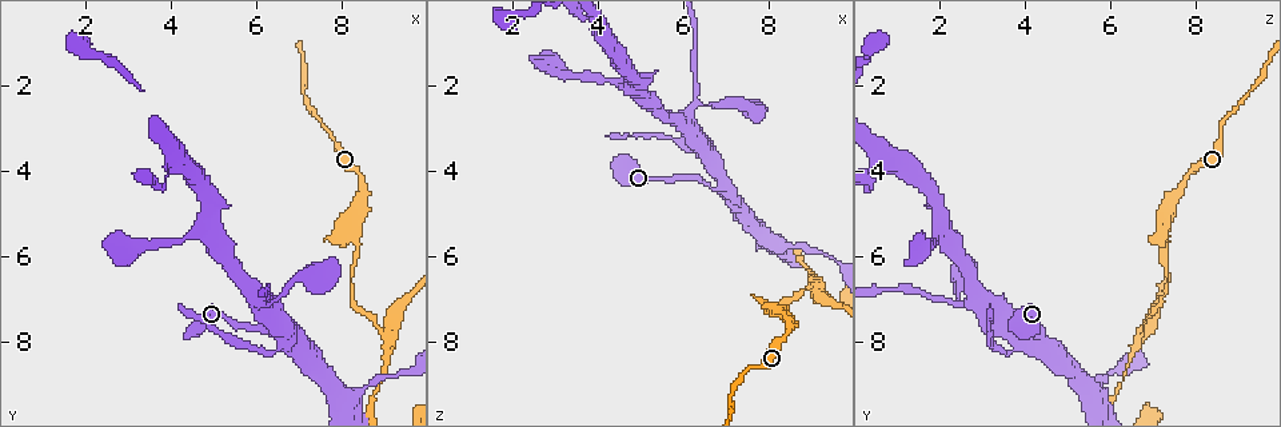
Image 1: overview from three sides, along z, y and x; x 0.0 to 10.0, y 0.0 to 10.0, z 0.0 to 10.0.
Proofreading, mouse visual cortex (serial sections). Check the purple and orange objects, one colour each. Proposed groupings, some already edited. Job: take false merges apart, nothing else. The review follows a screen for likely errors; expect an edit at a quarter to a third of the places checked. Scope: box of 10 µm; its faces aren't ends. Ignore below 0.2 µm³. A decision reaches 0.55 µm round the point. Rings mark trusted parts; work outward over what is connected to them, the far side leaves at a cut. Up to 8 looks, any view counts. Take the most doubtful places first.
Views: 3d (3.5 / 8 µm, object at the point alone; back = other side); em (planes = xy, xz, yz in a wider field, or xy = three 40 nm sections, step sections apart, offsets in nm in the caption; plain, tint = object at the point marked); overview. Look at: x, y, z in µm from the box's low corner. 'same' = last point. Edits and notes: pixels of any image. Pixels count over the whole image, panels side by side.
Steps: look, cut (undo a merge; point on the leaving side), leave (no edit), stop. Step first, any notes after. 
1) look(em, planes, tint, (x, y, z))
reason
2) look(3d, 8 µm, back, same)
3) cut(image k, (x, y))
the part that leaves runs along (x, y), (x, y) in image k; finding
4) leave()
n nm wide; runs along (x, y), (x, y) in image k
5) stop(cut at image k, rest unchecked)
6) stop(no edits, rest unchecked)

look(3d, 3.5 µm, (8.95, 7.70, 6.80))
abrupt turn

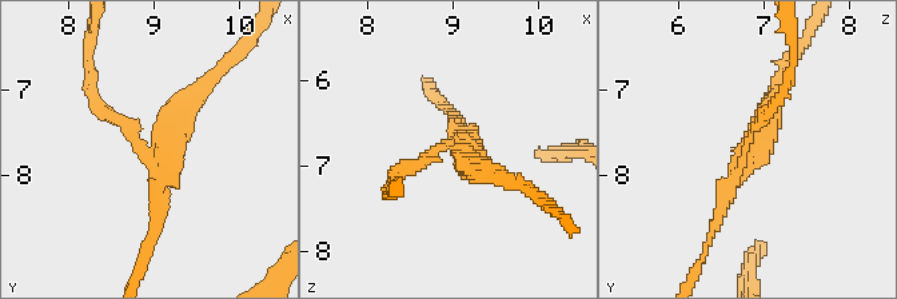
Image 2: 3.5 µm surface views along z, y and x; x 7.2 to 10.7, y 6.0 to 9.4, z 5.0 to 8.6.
look(em, xy, step 3, tint, (9.05, 7.70, 6.80))
3 arms; arms of 150, 150, 250 nm

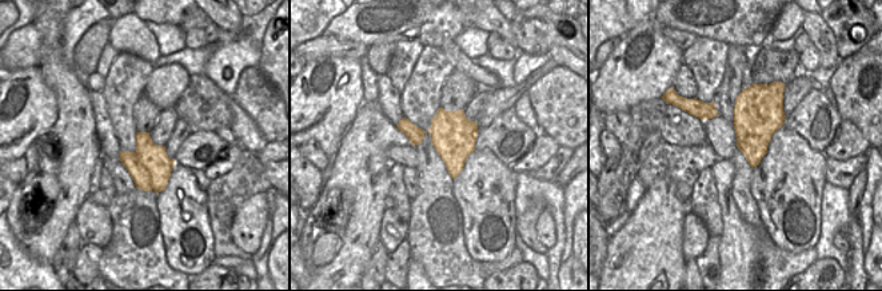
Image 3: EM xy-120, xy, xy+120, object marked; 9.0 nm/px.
cut(image 2, (180, 110))
border along (136, 151), (154, 188) in image 3; two cells meet here

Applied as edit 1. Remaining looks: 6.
look(overview)
see it whole again

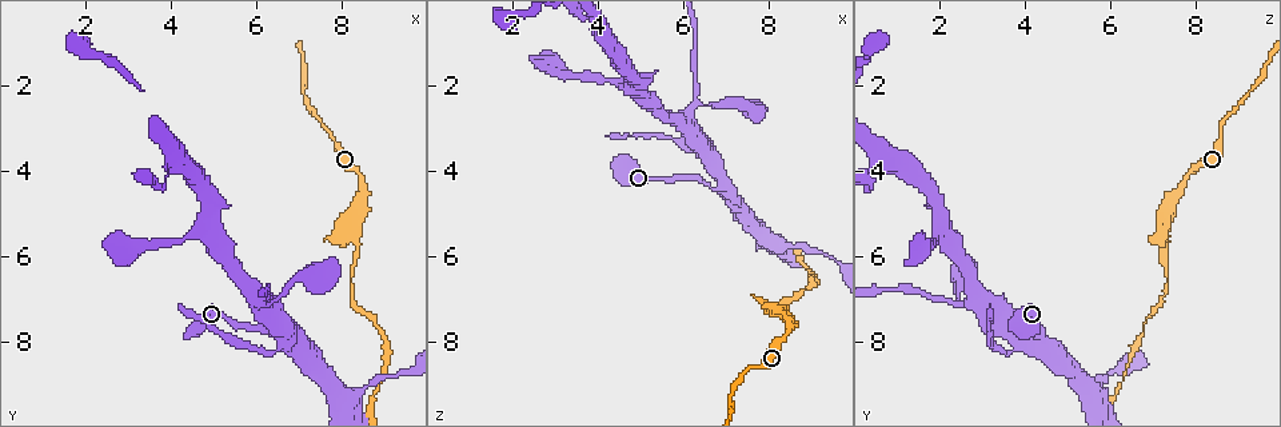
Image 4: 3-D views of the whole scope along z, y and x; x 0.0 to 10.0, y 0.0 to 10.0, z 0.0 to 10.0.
look(3d, 3.5 µm, (6.85, 7.95, 4.30))
sharp bend

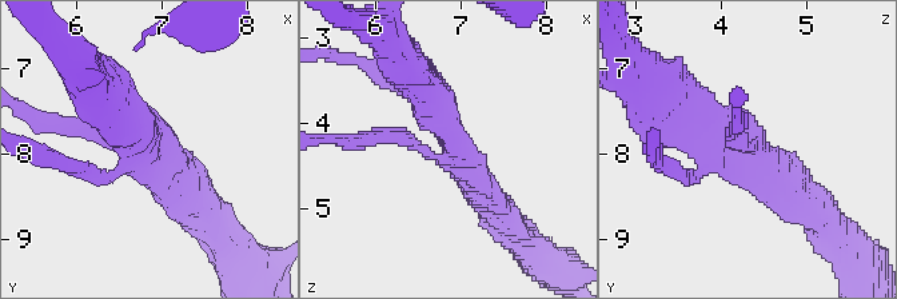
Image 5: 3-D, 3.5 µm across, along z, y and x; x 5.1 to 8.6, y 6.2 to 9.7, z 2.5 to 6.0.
look(em, xy, step 5, plain, (6.85, 7.95, 4.40))
shape alone is not enough

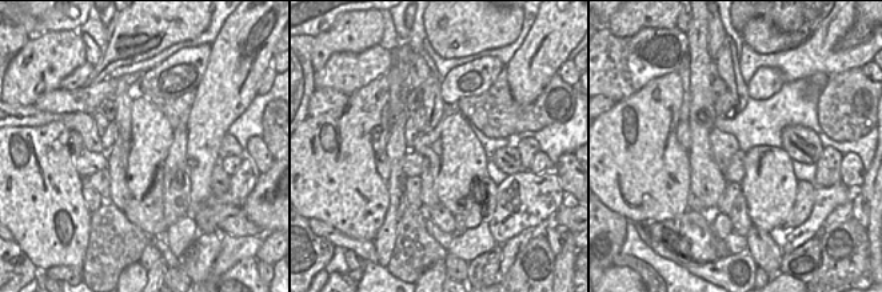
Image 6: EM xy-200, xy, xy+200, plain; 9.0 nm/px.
look(em, xy, step 5, tint, same)

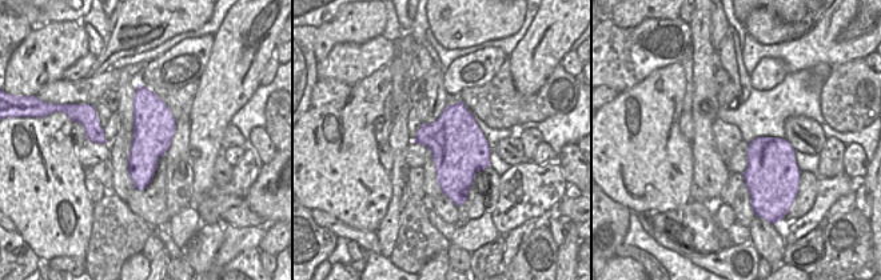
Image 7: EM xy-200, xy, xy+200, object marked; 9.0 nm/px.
leave()
one cell here

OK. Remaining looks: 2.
look(em, xy, step 5, tint, (8.10, 9.40, 5.65))
calibre changes

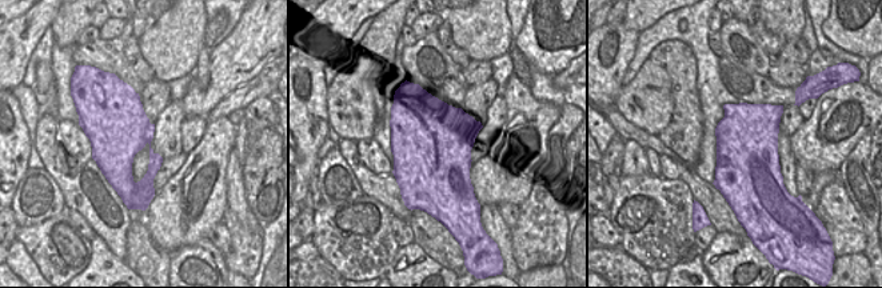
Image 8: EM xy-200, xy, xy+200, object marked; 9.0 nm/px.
look(3d, 3.5 µm, same)

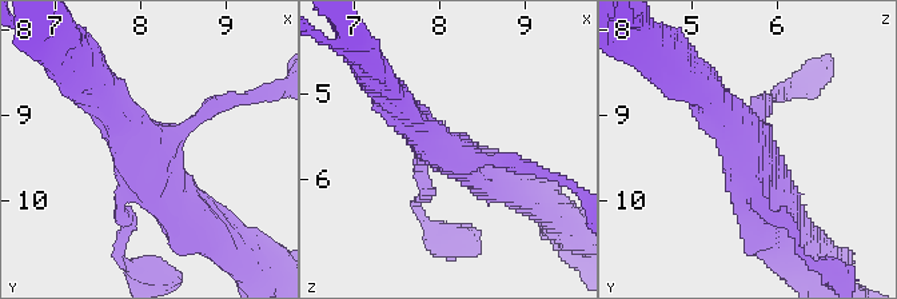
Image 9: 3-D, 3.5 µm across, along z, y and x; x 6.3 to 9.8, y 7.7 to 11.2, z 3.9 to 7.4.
leave()
750 nm wide; runs along (394, 99), (455, 156), (521, 163) in image 9; continuous, no second cell

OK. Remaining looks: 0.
stop(cut at image 2, rest unchecked)

